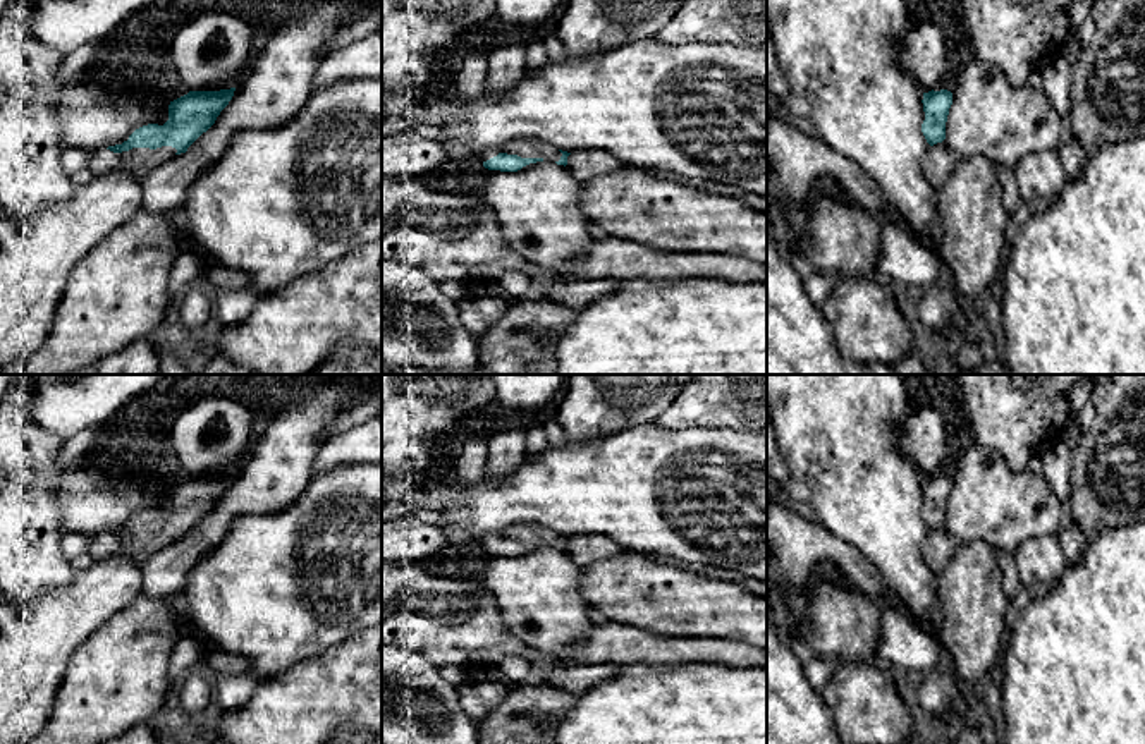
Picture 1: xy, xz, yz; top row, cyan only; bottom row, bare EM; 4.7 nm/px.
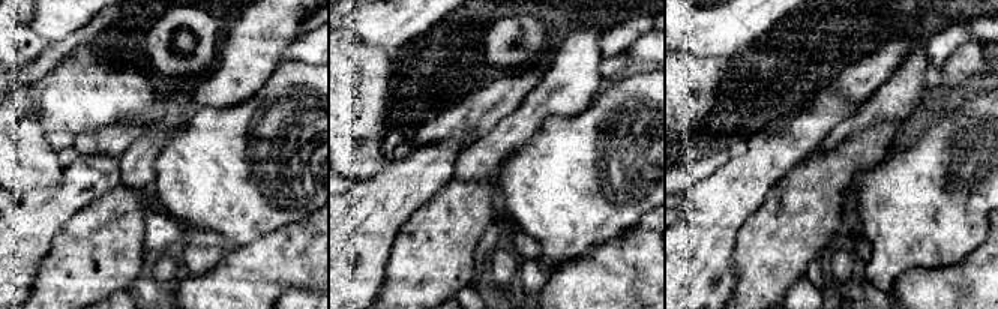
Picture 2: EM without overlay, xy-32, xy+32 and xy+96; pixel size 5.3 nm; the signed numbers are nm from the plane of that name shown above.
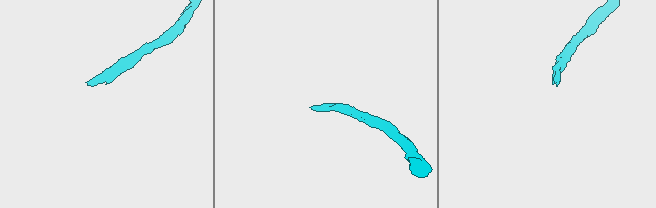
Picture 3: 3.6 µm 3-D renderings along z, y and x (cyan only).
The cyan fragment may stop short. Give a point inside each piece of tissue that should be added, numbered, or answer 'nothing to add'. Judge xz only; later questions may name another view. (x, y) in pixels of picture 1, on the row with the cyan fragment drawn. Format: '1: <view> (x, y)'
1: xz (526, 148)

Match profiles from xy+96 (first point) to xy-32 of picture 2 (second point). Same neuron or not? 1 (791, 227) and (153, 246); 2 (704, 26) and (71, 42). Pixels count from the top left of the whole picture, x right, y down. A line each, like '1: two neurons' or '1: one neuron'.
1: two neurons
2: two neurons

